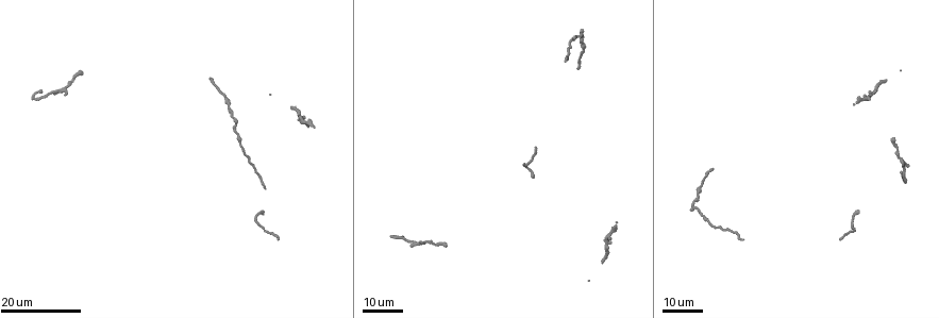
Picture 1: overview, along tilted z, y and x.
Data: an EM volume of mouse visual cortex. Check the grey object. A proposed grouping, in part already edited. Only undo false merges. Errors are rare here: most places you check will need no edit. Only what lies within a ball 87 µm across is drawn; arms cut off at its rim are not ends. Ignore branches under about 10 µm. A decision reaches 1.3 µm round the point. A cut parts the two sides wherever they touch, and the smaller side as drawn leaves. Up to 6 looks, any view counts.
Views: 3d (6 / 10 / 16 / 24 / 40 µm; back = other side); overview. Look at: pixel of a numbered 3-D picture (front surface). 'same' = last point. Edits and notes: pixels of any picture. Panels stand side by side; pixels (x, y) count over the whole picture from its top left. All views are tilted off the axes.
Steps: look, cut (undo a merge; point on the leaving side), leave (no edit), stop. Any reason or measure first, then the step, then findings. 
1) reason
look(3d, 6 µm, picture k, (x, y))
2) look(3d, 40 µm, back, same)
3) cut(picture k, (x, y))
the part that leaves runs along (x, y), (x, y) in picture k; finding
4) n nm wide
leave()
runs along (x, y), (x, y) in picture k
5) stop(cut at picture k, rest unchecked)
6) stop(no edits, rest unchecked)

a narrow waist
look(3d, 16 µm, picture 1, (424, 243))

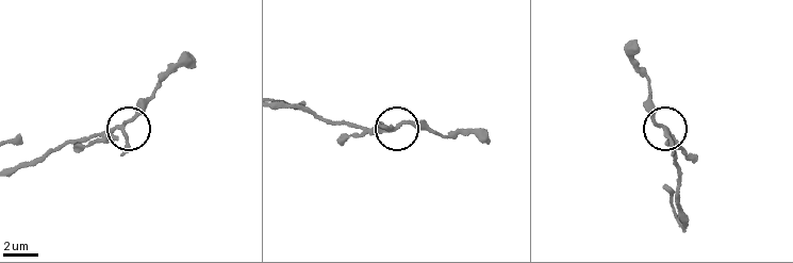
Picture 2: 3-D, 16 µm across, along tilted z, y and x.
look(3d, 10 µm, picture 2, (401, 124))

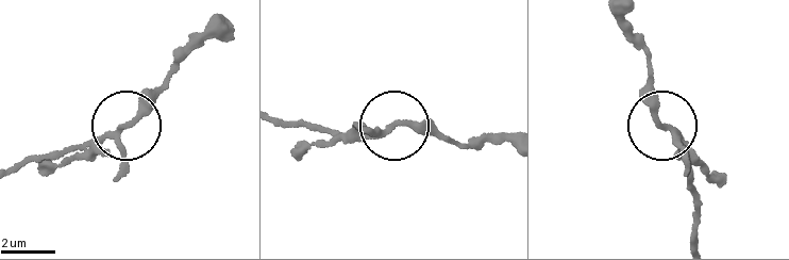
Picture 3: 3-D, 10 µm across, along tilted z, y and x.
closer look
look(3d, 6 µm, picture 3, (129, 125))

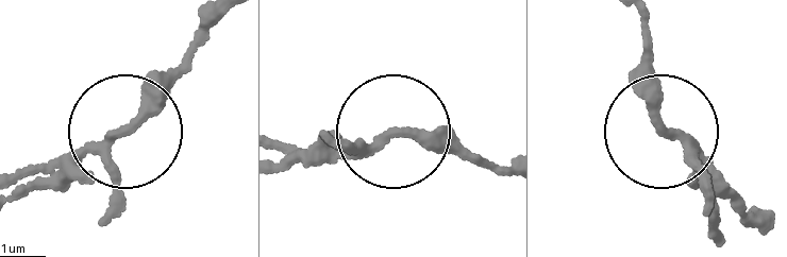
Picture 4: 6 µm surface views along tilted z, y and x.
250 nm wide
leave()
all the same neuron

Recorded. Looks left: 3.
thin neck
look(3d, 24 µm, picture 1, (894, 138))

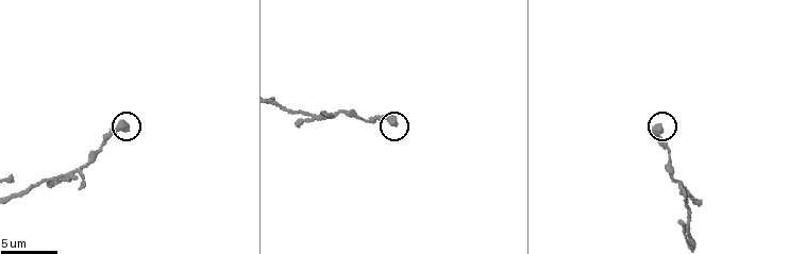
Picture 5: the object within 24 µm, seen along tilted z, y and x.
zoom in
look(3d, 6 µm, picture 5, (394, 121))

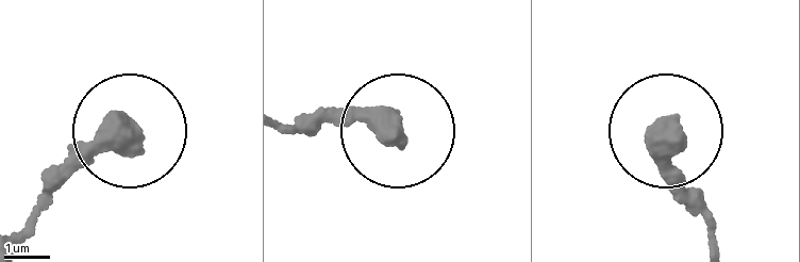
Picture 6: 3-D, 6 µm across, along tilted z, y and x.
look(3d, 6 µm, back, picture 6, (133, 142))

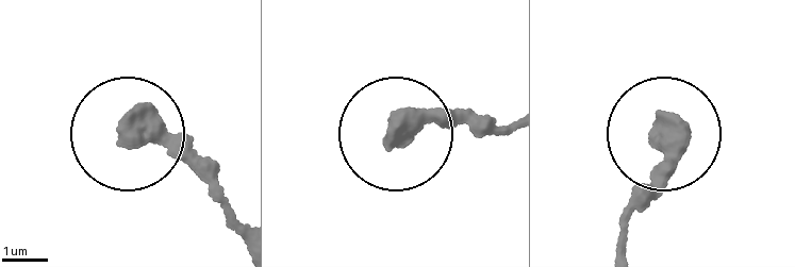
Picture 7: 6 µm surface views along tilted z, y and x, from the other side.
leave()
all the same neuron

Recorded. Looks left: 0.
stop(no edits, rest unchecked)

